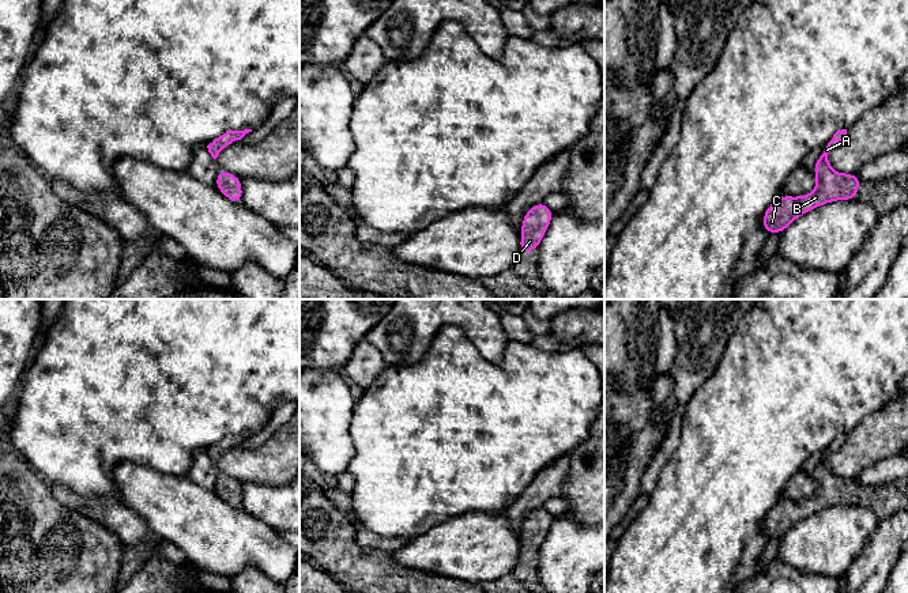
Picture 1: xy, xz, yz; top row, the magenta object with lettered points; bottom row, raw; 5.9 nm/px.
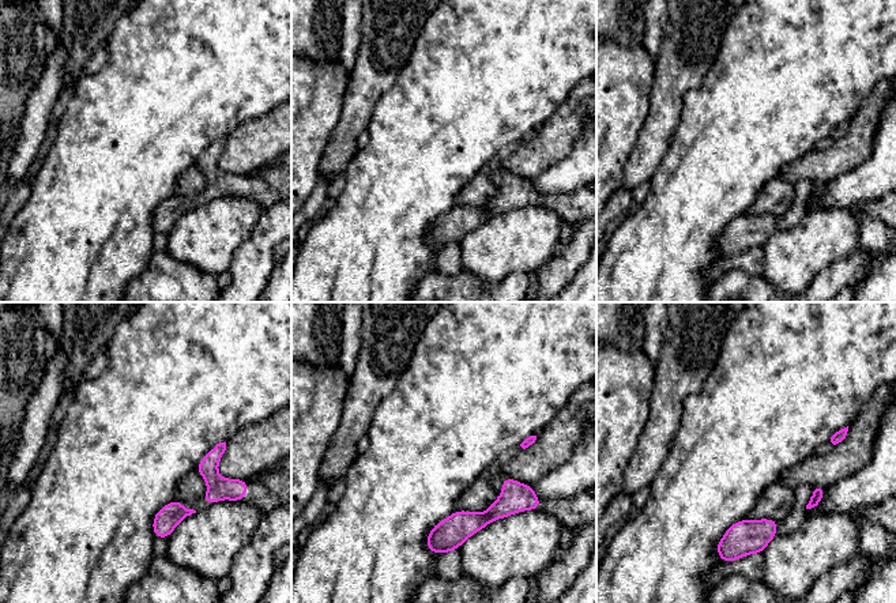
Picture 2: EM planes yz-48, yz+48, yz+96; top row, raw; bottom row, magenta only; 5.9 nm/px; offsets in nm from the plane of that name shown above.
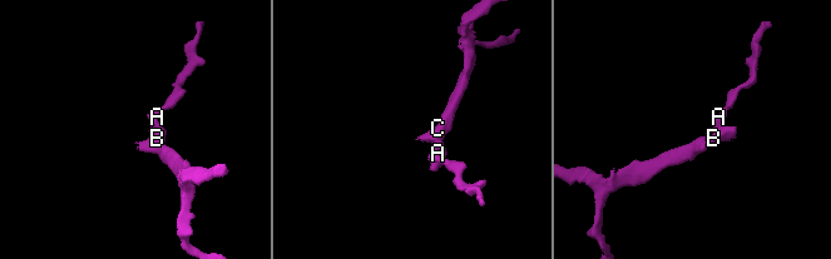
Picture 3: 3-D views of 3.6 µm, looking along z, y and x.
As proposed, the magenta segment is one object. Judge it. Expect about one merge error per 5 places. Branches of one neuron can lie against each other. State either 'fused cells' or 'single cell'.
single cell

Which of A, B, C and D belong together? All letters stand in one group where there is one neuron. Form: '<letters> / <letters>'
A B C D

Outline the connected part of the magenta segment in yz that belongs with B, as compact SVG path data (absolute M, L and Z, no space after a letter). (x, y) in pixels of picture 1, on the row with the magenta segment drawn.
M847 129L837 131L824 146L824 150L814 165L817 184L810 194L799 197L779 196L765 211L762 227L768 234L783 233L794 220L803 214L837 200L854 200L858 188L863 184L856 174L836 173L829 162L828 155L845 137Z

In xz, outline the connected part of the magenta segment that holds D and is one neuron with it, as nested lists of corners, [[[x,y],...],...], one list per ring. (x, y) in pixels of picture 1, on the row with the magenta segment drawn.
[[[545,203],[535,204],[527,211],[521,222],[519,254],[528,254],[539,248],[551,219],[553,211]]]

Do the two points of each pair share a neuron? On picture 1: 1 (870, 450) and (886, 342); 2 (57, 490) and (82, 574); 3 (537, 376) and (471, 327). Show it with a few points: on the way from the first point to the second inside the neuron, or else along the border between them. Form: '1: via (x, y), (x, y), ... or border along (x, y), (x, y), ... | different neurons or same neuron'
1: border along (893, 399), (882, 408), (867, 415), (850, 431) | different neurons
2: border along (51, 484), (51, 493), (60, 502), (89, 518) | different neurons
3: border along (509, 340), (497, 363), (490, 363), (473, 343) | different neurons

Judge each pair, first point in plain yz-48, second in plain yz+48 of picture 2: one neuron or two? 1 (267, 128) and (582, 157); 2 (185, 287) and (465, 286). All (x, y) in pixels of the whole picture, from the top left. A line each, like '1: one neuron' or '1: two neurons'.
1: two neurons
2: one neuron

